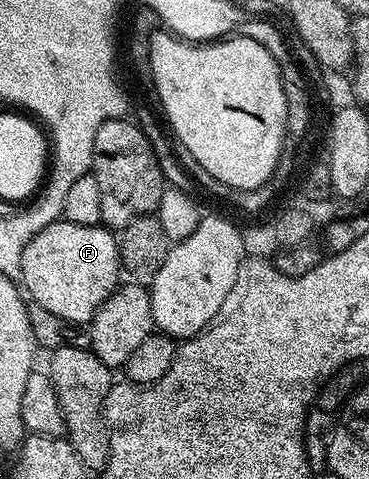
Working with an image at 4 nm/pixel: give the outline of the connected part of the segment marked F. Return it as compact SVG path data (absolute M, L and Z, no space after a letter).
M65 220L48 224L48 228L36 232L32 240L28 240L22 253L20 269L22 269L20 282L29 301L40 304L40 308L48 308L48 312L60 316L71 324L89 324L107 296L118 289L120 285L118 277L123 277L124 274L122 258L118 254L118 239L113 229L101 224L85 226Z

